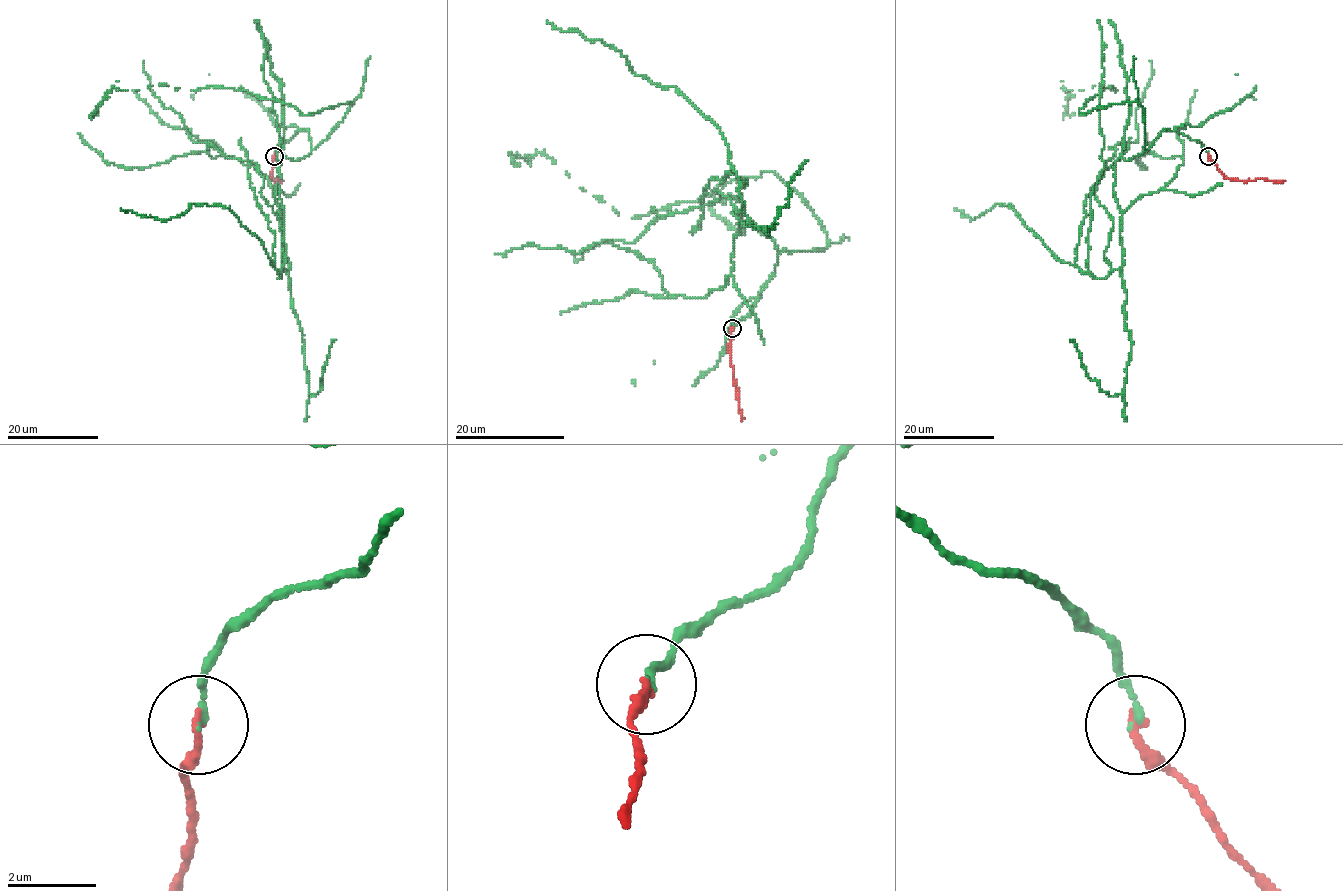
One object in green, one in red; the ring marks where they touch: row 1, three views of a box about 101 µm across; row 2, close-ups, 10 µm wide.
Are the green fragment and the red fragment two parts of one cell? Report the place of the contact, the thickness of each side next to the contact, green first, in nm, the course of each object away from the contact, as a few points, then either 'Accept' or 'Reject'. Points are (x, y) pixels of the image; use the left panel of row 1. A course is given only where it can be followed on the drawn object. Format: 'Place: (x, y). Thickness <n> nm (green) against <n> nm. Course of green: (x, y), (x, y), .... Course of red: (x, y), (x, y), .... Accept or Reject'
Place: (274, 156). Thickness 160 nm (green) against 240 nm. Course of green: (274, 156), (308, 131), (309, 154), (280, 162), (286, 268), (257, 165), (196, 143), (150, 89), (144, 60). Course of red: (274, 156), (273, 179), (282, 181). Accept

